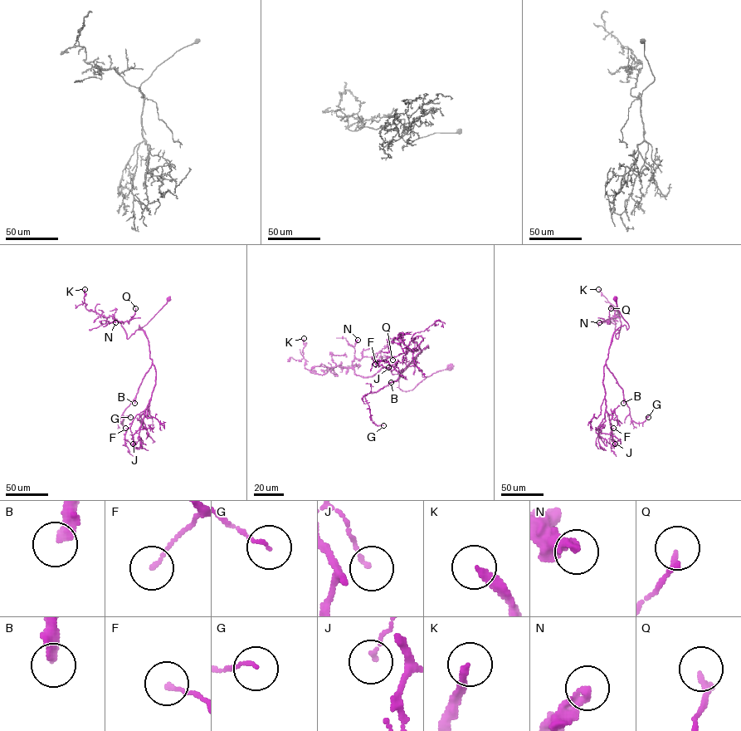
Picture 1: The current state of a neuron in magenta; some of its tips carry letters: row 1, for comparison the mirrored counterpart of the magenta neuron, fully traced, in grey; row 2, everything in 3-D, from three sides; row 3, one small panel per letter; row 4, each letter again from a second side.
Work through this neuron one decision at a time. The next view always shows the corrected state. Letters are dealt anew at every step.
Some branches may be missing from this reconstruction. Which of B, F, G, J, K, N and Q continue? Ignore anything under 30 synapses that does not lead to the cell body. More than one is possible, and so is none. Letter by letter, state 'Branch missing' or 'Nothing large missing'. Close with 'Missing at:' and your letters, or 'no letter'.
B: Branch missing
F: Nothing large missing
G: Nothing large missing
J: Nothing large missing
K: Branch missing
N: Nothing large missing
Q: Nothing large missing
Missing at: B, K

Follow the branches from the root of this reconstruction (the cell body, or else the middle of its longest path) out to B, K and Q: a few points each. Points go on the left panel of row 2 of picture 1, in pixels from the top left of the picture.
B: (168, 299), (138, 330), (138, 326), (147, 338), (152, 364), (143, 380), (134, 403)
K: (168, 299), (138, 330), (139, 325), (143, 331), (127, 339), (113, 316), (85, 309), (85, 289)
Q: (168, 299), (138, 330), (139, 325), (143, 331), (127, 339), (112, 317), (129, 324), (135, 308)

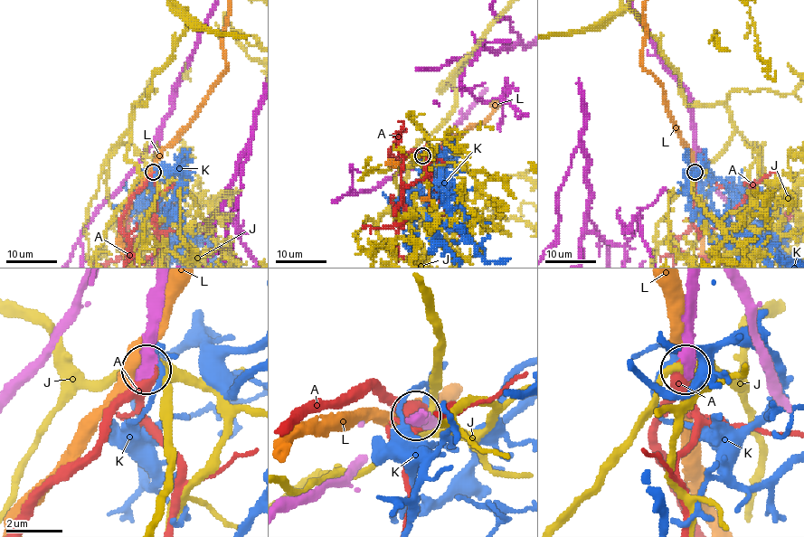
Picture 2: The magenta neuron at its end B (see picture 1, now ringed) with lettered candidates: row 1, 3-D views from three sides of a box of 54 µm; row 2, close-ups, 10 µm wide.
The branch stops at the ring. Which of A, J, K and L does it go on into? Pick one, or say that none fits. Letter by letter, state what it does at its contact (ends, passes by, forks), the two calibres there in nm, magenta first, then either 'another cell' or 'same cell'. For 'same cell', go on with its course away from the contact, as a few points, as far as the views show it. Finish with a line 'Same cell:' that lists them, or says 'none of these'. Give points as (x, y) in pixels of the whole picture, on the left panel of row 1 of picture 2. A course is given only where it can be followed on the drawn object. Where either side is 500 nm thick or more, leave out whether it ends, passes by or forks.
A: it passes by; calibres 480 and 420 nm; same cell
J: it forks; calibres 480 and 400 nm; another cell
K: calibres 550 and 130 nm; another cell
L: it passes by; calibres 380 and 480 nm; another cell
Same cell: A

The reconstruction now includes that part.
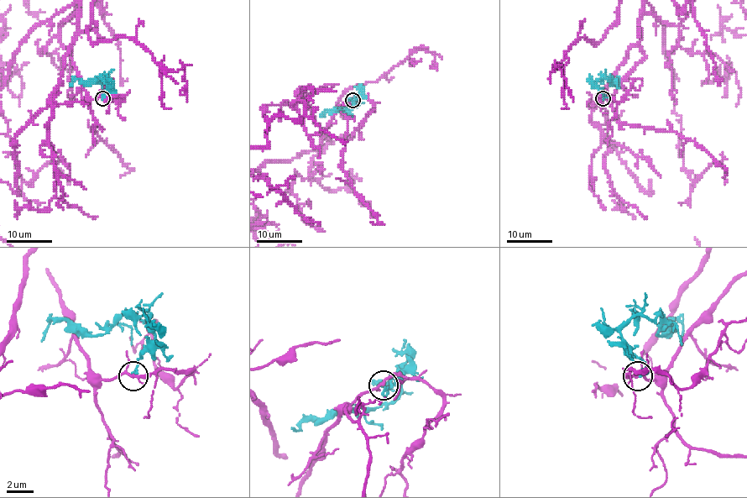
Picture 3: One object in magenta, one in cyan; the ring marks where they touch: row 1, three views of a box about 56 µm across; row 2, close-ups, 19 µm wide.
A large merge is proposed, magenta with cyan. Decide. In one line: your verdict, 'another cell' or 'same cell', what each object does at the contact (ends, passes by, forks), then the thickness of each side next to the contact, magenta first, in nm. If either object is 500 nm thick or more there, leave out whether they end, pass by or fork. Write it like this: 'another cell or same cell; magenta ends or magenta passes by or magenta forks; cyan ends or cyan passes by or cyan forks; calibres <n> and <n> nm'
another cell; magenta forks; cyan ends; calibres 160 and 200 nm

